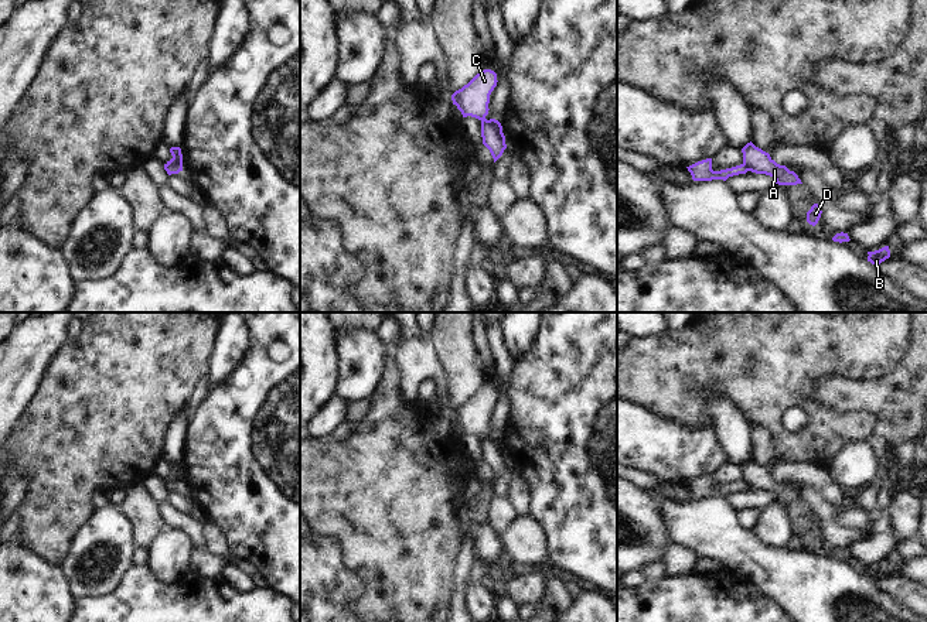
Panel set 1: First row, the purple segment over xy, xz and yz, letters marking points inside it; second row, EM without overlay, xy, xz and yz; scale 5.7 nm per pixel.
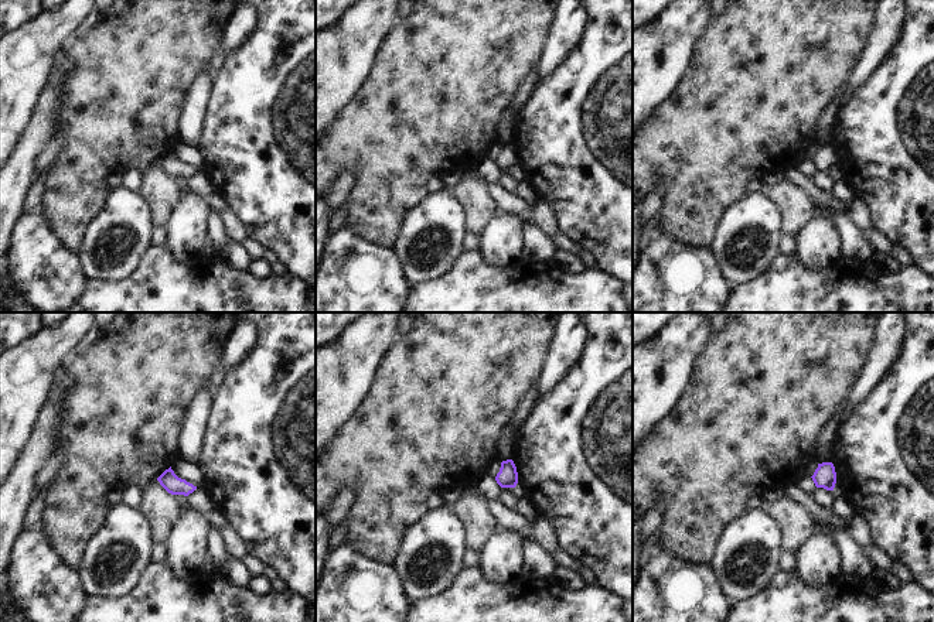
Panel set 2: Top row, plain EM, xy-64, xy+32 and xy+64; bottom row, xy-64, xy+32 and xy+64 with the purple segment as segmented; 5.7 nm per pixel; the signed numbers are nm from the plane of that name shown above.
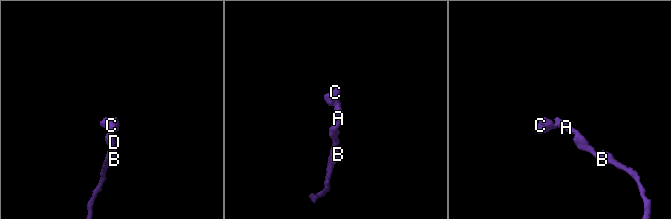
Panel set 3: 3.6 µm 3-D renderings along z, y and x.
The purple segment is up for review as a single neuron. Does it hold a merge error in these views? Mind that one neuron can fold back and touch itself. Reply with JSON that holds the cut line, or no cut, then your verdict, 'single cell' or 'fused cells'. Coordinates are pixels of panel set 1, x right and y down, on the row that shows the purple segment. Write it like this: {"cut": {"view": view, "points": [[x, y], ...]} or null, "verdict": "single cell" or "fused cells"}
{"cut": {"view": "xz", "points": [[497, 120], [484, 120], [481, 123]]}, "verdict": "fused cells"}

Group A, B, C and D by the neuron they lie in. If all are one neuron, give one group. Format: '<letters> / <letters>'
A B D / C

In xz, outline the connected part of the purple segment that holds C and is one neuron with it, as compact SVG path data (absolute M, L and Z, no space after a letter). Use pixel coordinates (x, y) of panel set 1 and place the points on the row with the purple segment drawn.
M491 69L480 71L467 85L464 85L461 89L456 90L451 95L453 105L457 106L457 109L461 112L463 117L471 116L478 119L481 123L484 122L498 122L495 119L487 120L485 116L488 115L488 103L490 103L490 95L497 86L497 74Z

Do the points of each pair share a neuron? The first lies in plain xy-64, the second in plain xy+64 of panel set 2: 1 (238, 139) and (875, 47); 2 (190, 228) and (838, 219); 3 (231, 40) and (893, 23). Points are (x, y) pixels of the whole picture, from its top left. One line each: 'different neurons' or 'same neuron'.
1: different neurons
2: different neurons
3: same neuron

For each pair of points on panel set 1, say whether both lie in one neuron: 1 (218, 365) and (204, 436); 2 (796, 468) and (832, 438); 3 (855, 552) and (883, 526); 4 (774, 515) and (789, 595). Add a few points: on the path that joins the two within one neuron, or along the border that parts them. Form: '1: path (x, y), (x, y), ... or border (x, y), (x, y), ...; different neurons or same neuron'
1: border (238, 362), (211, 388); different neurons
2: border (780, 460), (811, 461), (827, 468); different neurons
3: path (864, 550), (882, 535); same neuron
4: border (753, 530), (766, 544), (784, 547); different neurons

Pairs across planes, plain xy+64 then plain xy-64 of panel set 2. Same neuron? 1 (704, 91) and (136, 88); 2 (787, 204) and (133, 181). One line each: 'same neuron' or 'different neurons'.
1: same neuron
2: different neurons

